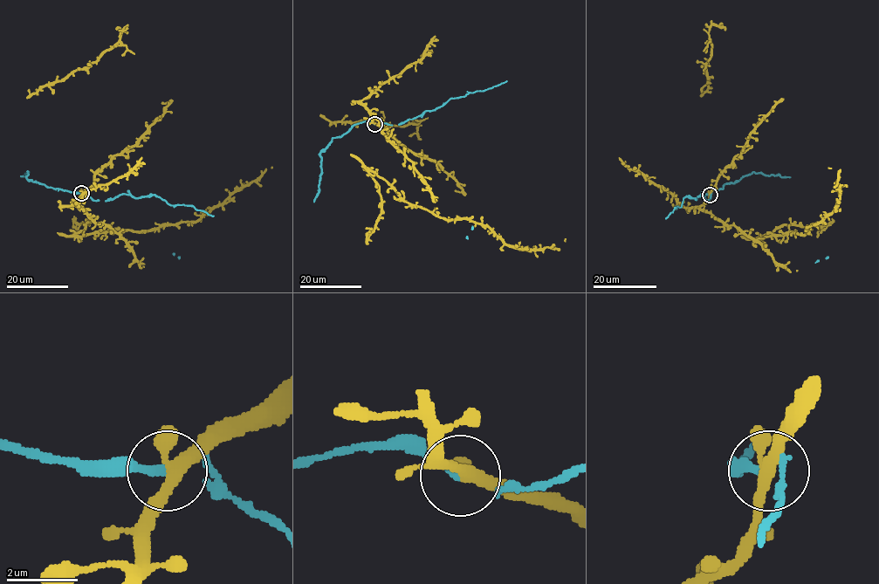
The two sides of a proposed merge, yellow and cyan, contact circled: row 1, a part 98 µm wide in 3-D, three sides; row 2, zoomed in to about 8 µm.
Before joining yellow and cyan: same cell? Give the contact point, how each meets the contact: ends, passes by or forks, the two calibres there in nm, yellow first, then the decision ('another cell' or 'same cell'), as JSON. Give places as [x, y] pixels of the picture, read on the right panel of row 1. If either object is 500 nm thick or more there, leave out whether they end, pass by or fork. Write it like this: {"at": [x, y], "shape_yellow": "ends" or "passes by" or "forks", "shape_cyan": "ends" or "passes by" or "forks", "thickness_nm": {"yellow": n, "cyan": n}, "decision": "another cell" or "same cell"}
{"at": [710, 195], "shape_yellow": "forks", "shape_cyan": "passes by", "thickness_nm": {"yellow": 320, "cyan": 140}, "decision": "another cell"}

